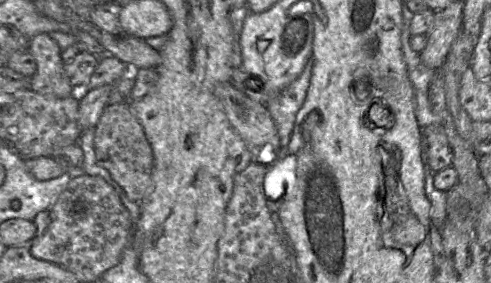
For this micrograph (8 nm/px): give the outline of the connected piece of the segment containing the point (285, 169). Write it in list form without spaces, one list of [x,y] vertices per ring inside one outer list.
[[[294,155],[277,158],[265,176],[265,193],[273,199],[279,199],[285,195],[285,191],[292,191],[297,184],[296,168]]]

